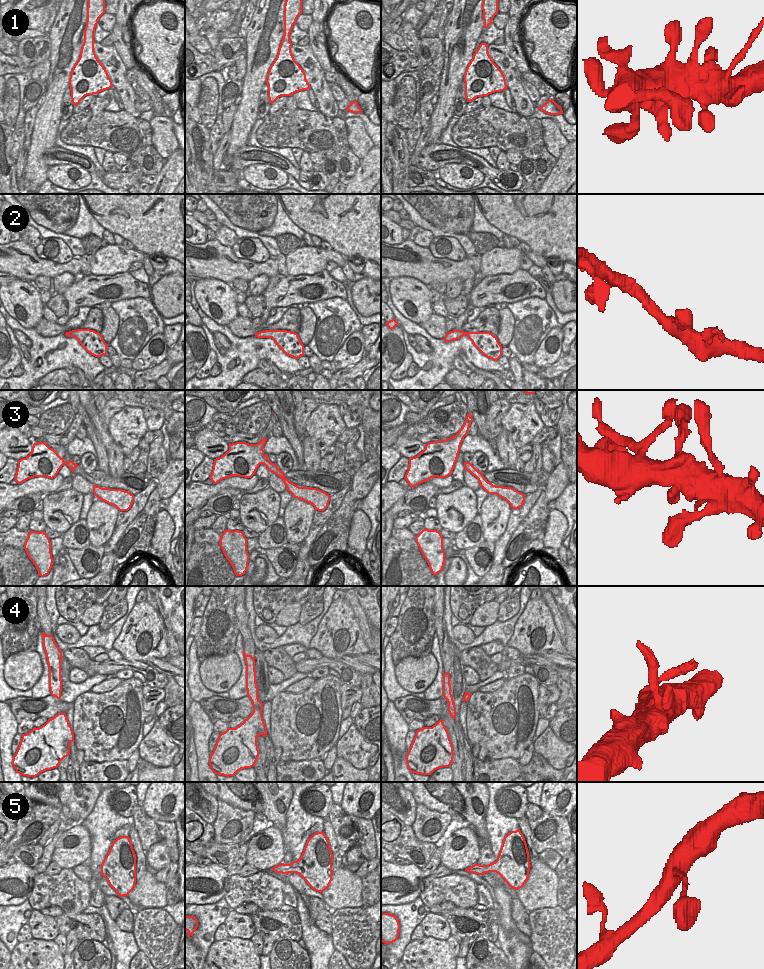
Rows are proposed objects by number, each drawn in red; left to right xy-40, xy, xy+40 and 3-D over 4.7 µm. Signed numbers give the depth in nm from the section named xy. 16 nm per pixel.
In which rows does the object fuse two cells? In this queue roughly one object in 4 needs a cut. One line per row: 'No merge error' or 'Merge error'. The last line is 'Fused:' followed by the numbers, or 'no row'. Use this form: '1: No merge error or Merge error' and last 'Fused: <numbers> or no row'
1: No merge error
2: No merge error
3: No merge error
4: No merge error
5: No merge error
Fused: no row.

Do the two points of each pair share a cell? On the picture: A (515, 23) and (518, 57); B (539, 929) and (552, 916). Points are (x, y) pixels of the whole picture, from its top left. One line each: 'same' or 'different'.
A: same
B: same

